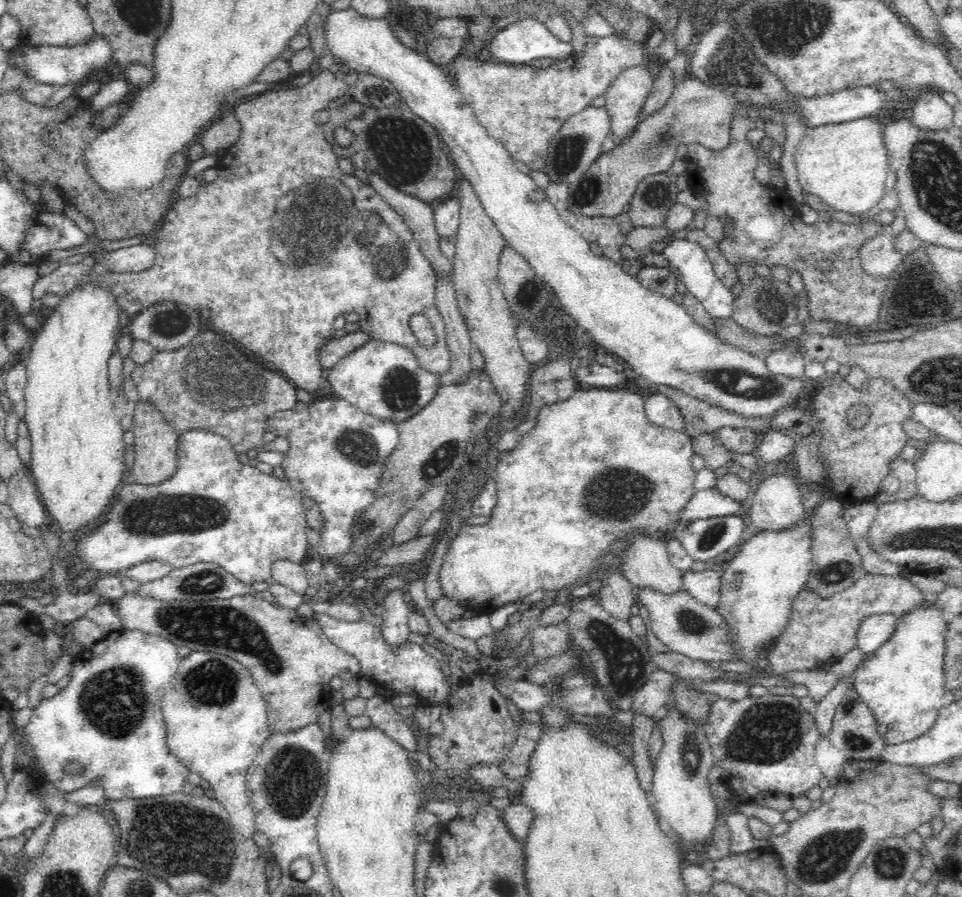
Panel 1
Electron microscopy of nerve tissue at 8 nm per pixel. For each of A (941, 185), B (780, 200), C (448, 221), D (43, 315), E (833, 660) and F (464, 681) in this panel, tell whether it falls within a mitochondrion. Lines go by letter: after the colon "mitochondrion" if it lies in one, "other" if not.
A: mitochondrion
B: other
C: other
D: other
E: other
F: other

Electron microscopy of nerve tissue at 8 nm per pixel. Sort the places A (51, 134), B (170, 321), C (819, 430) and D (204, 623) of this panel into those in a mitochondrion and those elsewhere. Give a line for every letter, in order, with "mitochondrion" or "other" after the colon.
A: mitochondrion
B: mitochondrion
C: other
D: mitochondrion

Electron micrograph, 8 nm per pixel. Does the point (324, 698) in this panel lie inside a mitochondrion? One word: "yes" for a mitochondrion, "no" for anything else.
no

